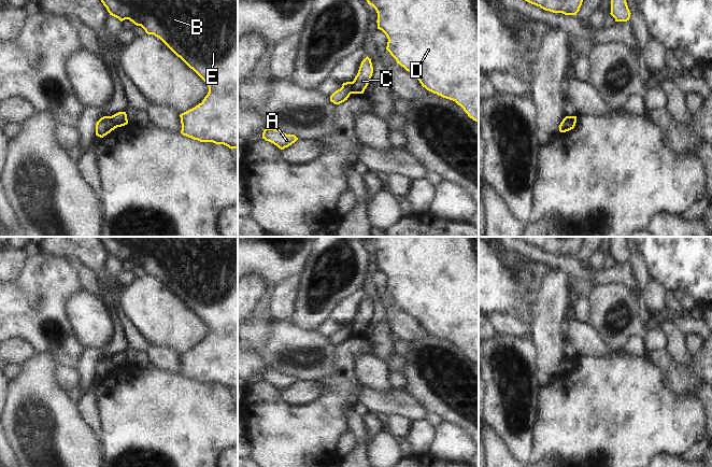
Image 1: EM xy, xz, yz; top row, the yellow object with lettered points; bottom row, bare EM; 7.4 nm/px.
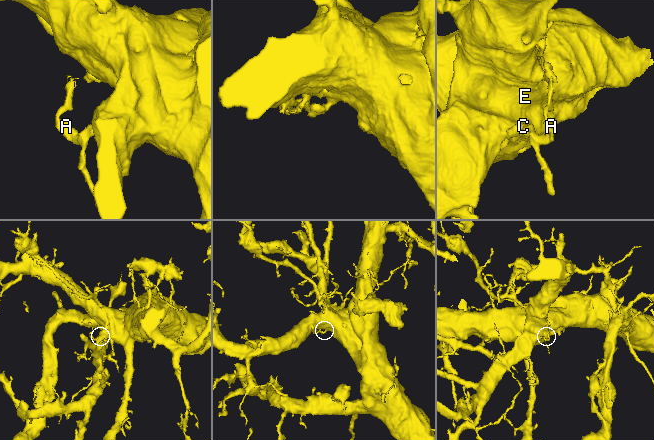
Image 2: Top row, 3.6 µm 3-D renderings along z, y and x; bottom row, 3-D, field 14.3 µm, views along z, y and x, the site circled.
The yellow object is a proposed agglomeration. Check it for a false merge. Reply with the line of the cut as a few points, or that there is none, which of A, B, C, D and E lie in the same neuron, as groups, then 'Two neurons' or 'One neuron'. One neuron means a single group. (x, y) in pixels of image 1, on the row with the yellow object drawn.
Split along xy (110, 116), (115, 127). Groups: A / B C D E. Two neurons.

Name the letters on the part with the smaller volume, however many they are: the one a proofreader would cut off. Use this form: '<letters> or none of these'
A.

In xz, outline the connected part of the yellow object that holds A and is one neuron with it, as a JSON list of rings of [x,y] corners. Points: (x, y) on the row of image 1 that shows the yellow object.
[[[267,127],[262,132],[262,139],[269,141],[276,145],[279,148],[284,150],[293,143],[295,143],[298,138],[295,135],[286,135],[277,129]]]

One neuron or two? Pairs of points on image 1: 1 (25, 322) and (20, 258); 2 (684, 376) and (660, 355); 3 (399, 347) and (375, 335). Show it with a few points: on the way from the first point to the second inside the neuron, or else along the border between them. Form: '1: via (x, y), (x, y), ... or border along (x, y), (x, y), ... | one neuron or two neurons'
1: border along (29, 257), (23, 273), (11, 282) | two neurons
2: via (679, 373), (666, 361) | one neuron
3: border along (390, 333), (394, 352) | two neurons

